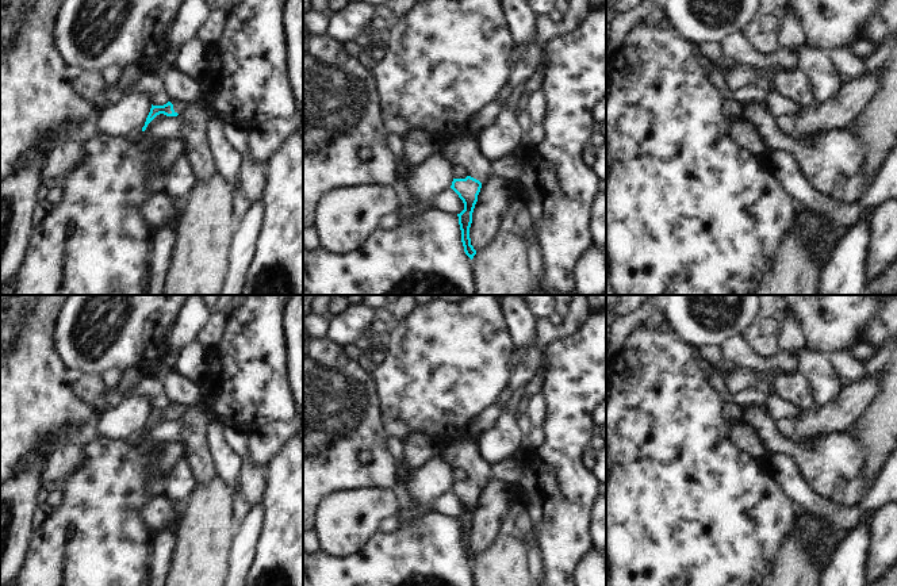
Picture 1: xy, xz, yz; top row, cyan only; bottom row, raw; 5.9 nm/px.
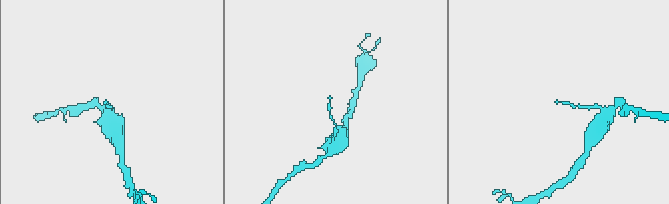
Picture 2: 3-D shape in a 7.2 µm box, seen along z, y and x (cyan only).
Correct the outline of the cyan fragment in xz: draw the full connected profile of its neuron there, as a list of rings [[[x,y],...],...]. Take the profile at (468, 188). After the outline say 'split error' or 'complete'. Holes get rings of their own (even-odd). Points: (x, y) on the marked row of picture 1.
[[[468,134],[455,137],[437,152],[452,165],[461,165],[468,175],[465,179],[453,179],[451,188],[464,203],[464,210],[457,217],[464,252],[472,260],[476,254],[469,238],[472,212],[482,185],[490,176],[494,176],[491,161],[482,156],[475,135]]]; split error

